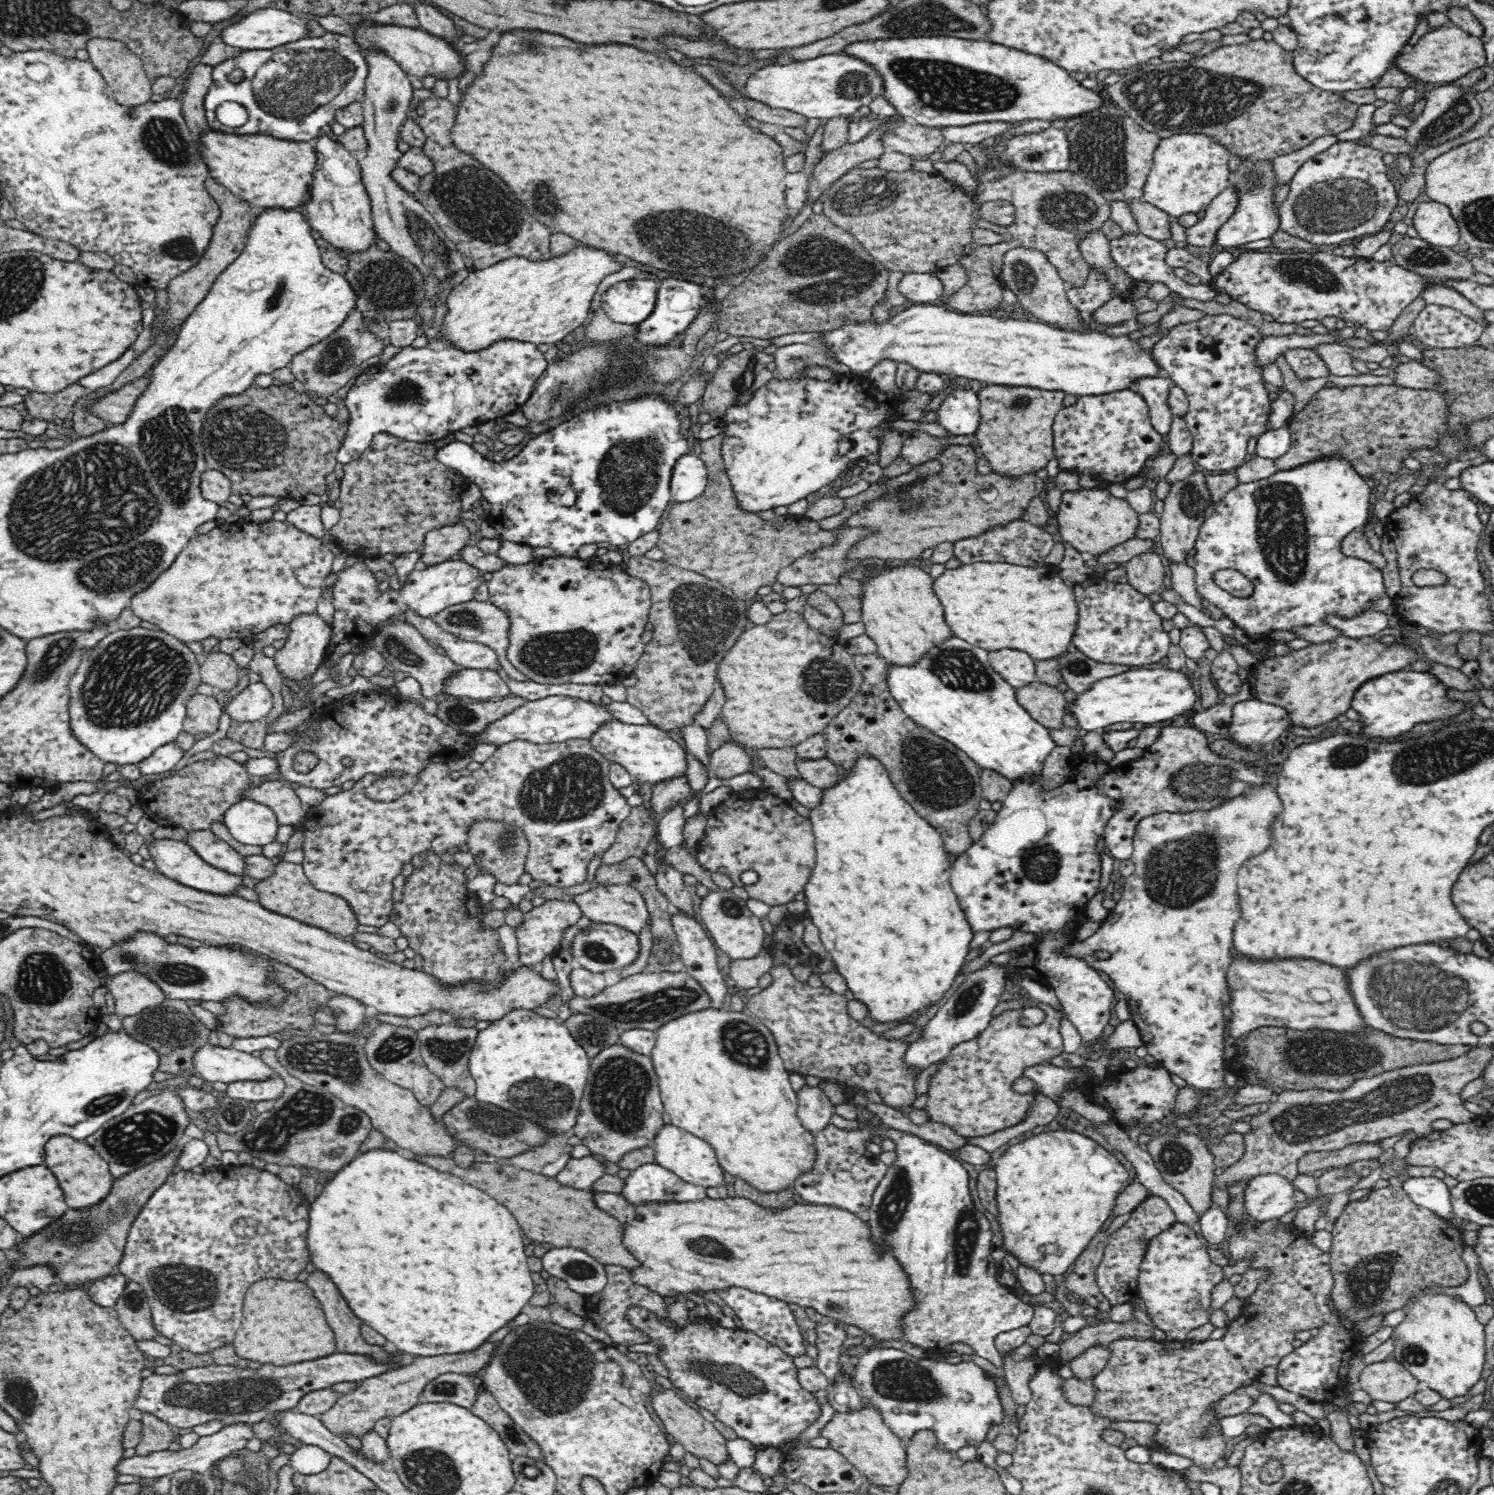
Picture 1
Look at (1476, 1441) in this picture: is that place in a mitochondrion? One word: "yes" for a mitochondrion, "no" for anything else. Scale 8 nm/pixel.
no

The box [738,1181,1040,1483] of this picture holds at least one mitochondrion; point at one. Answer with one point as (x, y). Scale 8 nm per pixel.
(899, 1380)

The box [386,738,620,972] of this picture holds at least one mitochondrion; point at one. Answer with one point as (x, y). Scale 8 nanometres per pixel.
(570, 788)

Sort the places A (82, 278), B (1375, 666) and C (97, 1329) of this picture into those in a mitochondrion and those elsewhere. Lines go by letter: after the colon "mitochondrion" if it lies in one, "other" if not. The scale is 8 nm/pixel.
A: other
B: other
C: other

